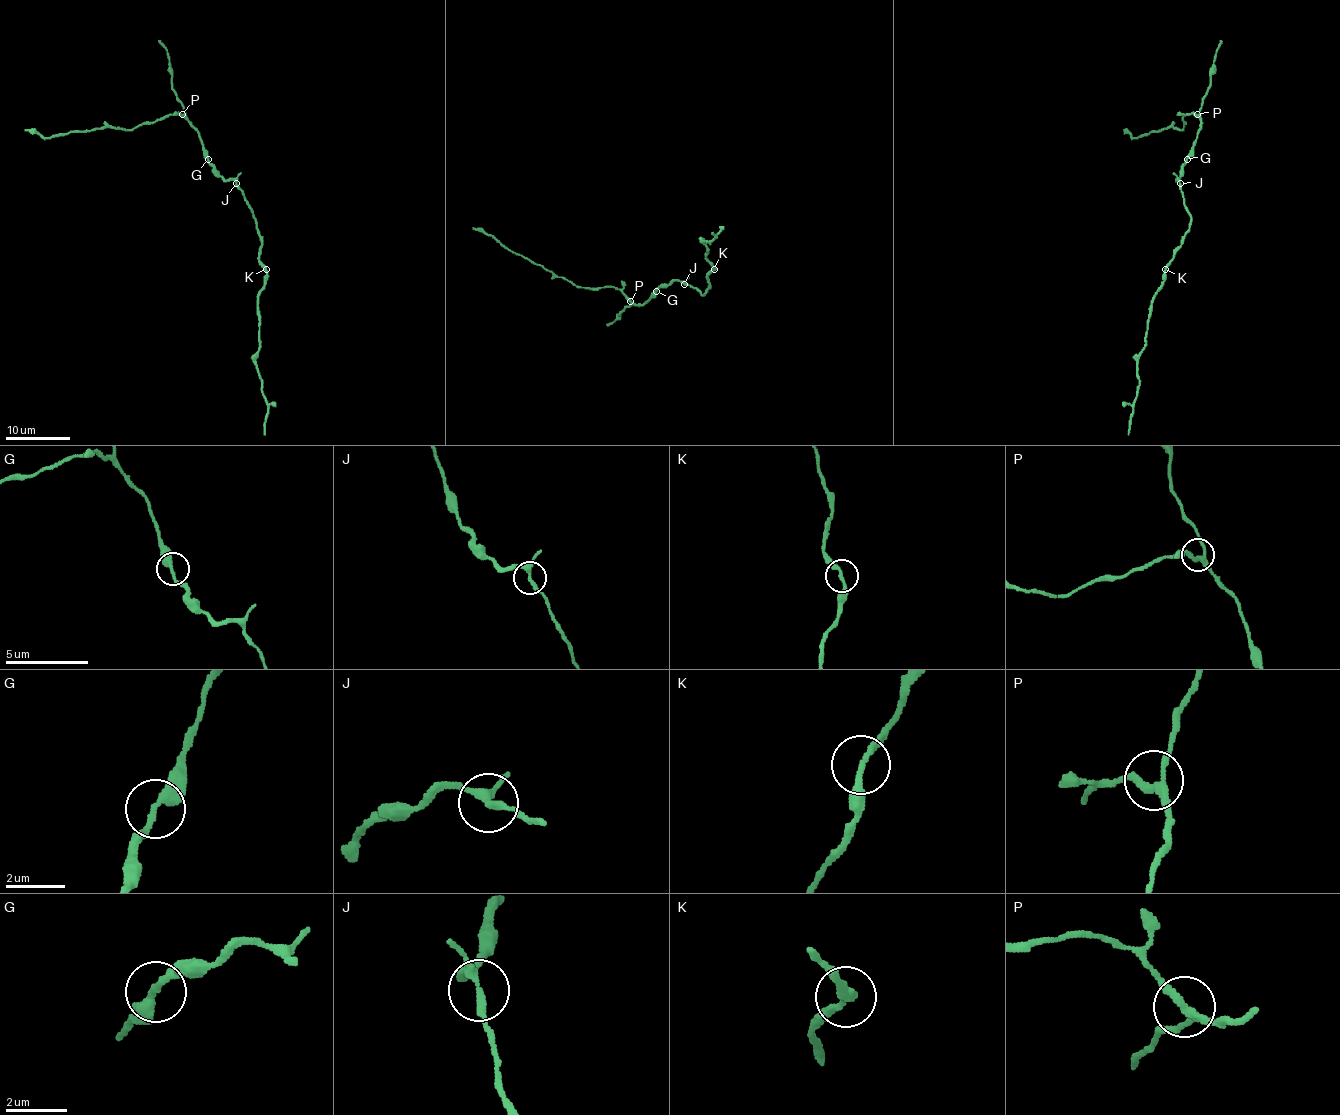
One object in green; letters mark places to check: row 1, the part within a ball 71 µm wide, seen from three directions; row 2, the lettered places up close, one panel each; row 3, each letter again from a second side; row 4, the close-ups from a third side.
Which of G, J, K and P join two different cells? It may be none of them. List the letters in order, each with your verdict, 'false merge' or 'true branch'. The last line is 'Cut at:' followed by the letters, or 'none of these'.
G: true branch
J: true branch
K: true branch
P: true branch
Cut at: none of these

